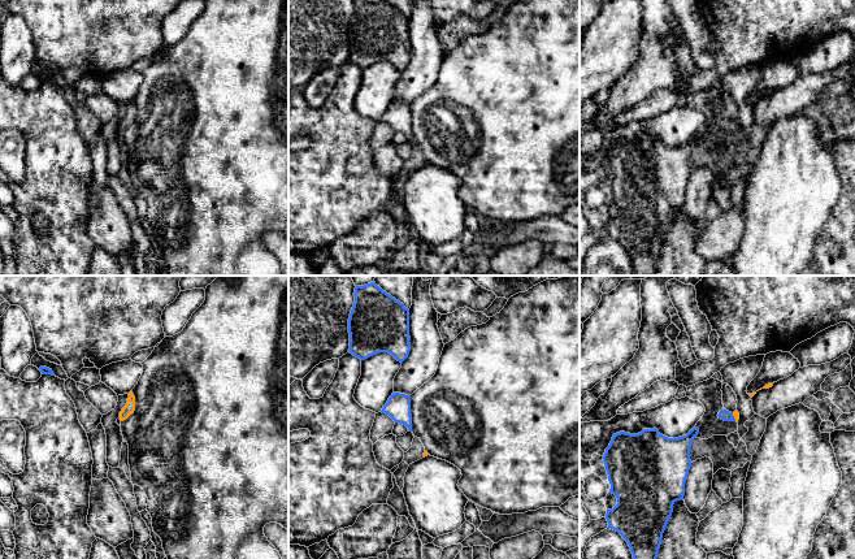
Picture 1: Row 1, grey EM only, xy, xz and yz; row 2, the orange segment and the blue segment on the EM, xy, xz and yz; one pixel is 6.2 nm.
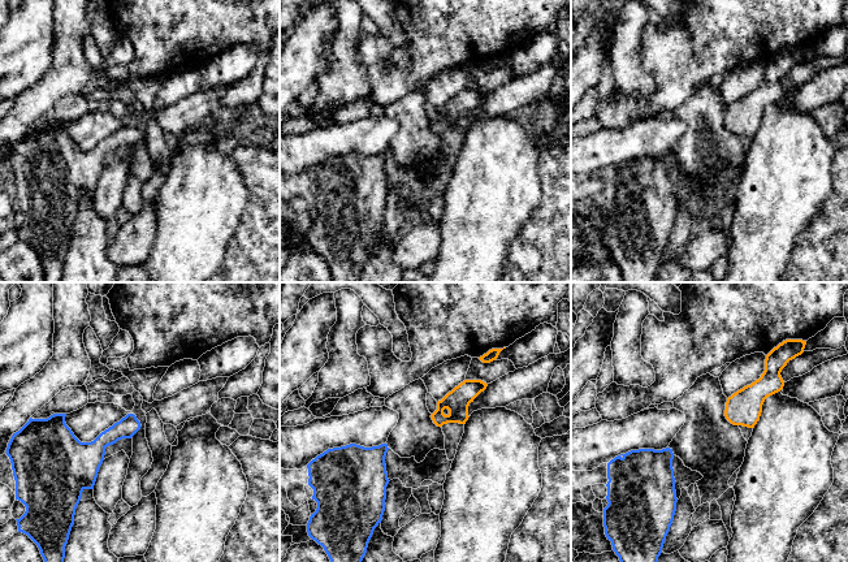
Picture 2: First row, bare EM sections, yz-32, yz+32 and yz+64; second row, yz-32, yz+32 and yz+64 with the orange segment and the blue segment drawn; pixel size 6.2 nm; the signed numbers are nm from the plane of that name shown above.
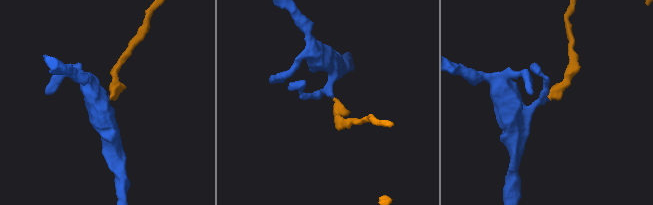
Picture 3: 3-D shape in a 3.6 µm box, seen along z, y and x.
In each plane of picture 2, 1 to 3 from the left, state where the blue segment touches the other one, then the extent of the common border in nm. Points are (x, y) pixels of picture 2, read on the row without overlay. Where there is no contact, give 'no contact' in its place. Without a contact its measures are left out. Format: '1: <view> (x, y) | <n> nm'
1: no contact
2: no contact
3: no contact

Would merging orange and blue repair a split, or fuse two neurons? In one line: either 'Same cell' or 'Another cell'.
Same cell

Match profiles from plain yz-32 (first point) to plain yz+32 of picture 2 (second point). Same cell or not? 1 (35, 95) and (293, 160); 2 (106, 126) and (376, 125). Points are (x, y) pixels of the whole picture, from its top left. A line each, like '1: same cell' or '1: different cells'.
1: different cells
2: same cell

